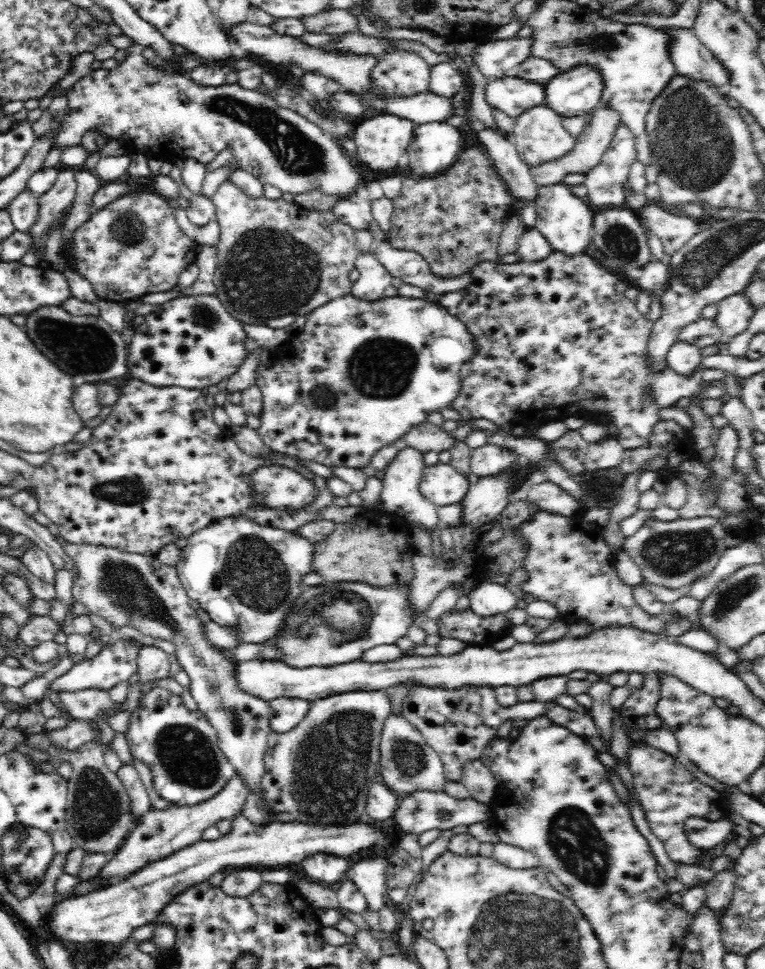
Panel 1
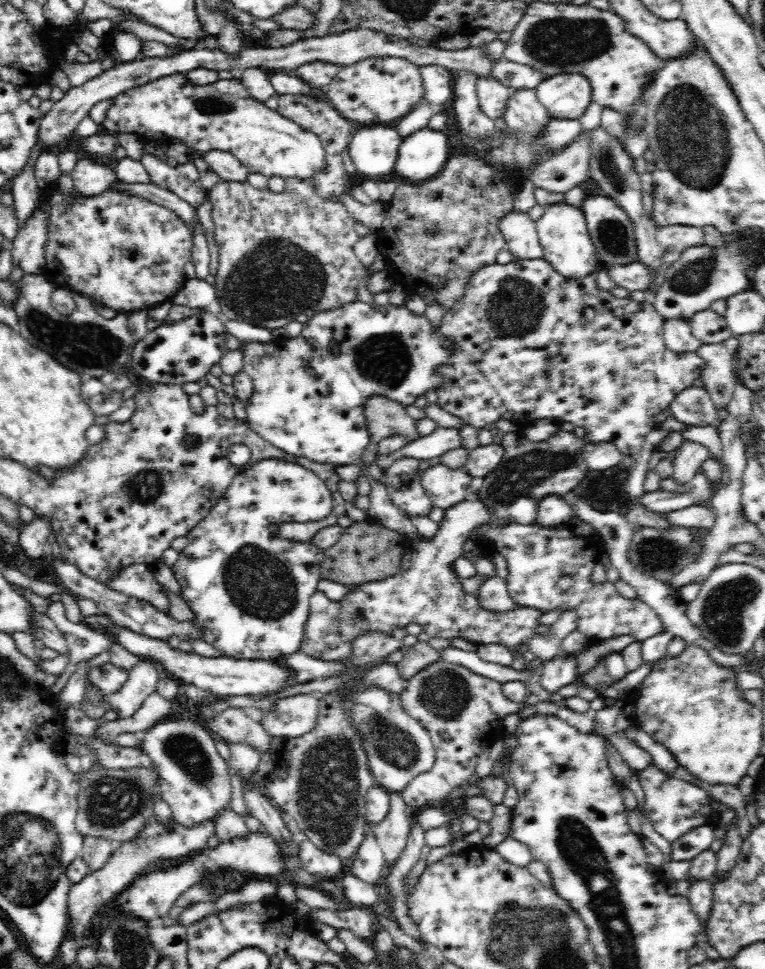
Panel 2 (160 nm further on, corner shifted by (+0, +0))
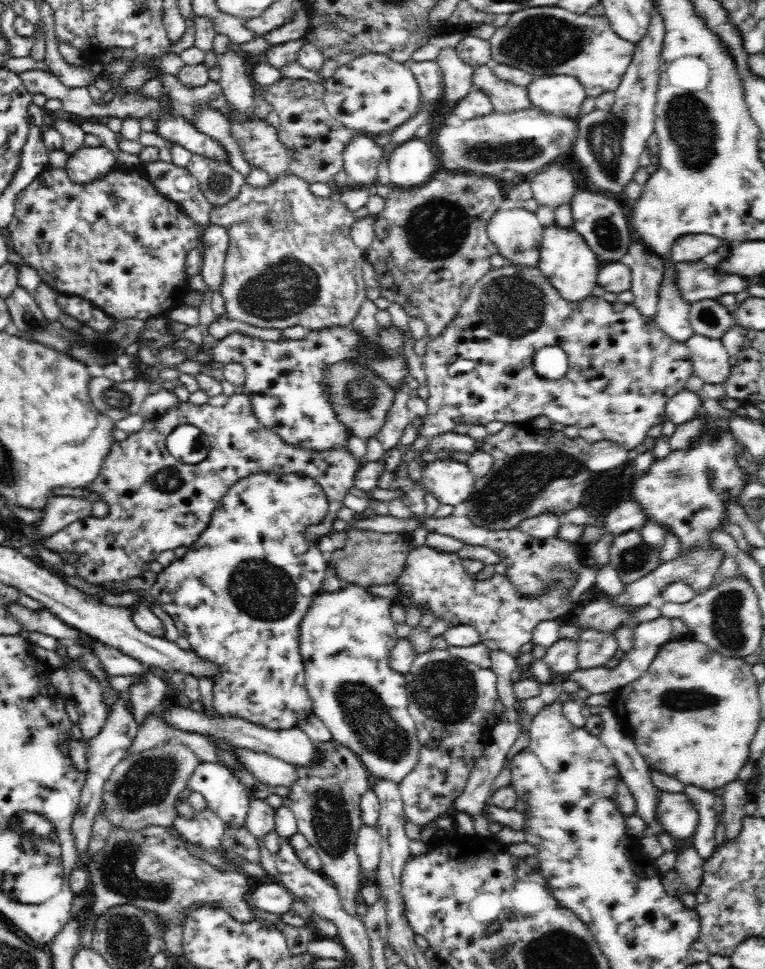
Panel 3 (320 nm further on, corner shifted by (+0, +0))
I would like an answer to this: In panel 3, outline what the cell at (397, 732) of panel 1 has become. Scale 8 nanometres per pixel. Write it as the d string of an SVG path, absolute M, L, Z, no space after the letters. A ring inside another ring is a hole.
M347 583L334 591L320 590L314 594L310 608L301 620L298 637L305 664L305 688L312 699L314 714L329 728L336 742L359 756L372 776L399 783L416 766L420 745L409 713L405 675L389 665L391 651L399 642L395 622L390 617L393 603L359 584Z

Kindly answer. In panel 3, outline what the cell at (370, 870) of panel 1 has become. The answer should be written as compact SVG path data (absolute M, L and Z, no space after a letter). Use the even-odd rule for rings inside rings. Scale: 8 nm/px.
M362 825L357 832L355 852L364 871L376 871L382 850L382 837L377 827Z

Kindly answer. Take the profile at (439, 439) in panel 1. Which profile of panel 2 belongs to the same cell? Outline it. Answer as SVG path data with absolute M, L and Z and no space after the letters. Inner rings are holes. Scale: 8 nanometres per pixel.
M373 395L364 404L364 419L369 433L368 447L361 460L372 464L378 451L378 444L387 437L402 435L408 443L417 439L414 419L406 413L405 406L382 395Z

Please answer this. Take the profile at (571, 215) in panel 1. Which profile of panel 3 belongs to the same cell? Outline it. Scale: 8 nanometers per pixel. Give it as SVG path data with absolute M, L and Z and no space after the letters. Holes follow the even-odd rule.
M554 225L544 229L537 267L562 299L578 303L590 296L594 286L597 285L596 278L602 263L574 228L565 230Z

